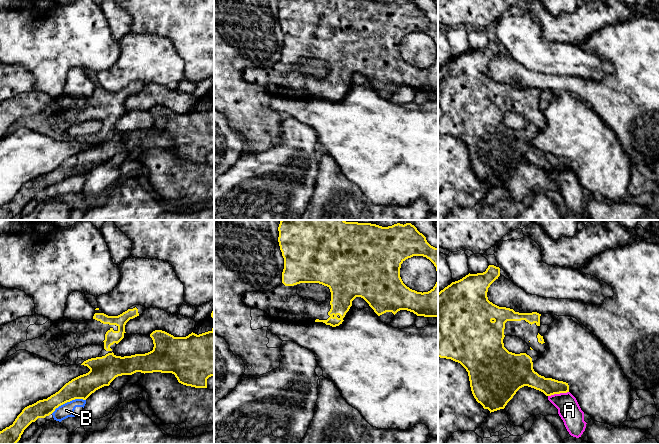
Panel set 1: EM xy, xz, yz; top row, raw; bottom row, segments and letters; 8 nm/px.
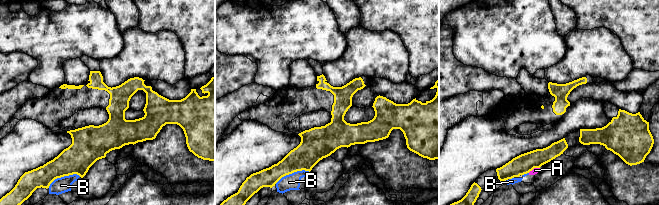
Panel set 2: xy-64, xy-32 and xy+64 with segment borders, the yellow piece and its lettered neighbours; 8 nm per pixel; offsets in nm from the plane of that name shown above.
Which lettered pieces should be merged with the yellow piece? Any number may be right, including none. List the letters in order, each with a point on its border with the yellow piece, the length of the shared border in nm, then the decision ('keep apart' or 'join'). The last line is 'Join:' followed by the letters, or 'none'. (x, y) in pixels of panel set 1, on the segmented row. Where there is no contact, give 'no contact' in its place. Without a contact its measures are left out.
A: yz (558, 393) | 170 nm | keep apart
B: xy (68, 401) | 300 nm | keep apart
Join: none

